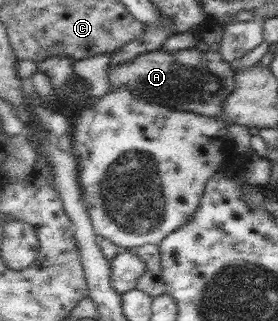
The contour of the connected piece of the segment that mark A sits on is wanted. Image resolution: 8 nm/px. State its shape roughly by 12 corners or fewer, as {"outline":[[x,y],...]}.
{"outline":[[214,48],[109,68],[152,106],[227,116],[237,68]]}

